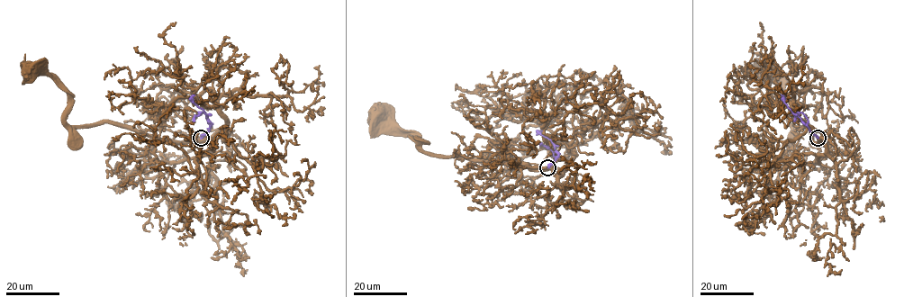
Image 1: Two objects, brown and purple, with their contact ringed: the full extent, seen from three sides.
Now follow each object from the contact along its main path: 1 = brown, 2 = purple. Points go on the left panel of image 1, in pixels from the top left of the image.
1: (201, 138), (163, 140), (109, 122), (72, 129), (65, 121), (64, 87), (46, 75), (31, 73)
2: (201, 138), (209, 130), (210, 121), (194, 103), (194, 94)

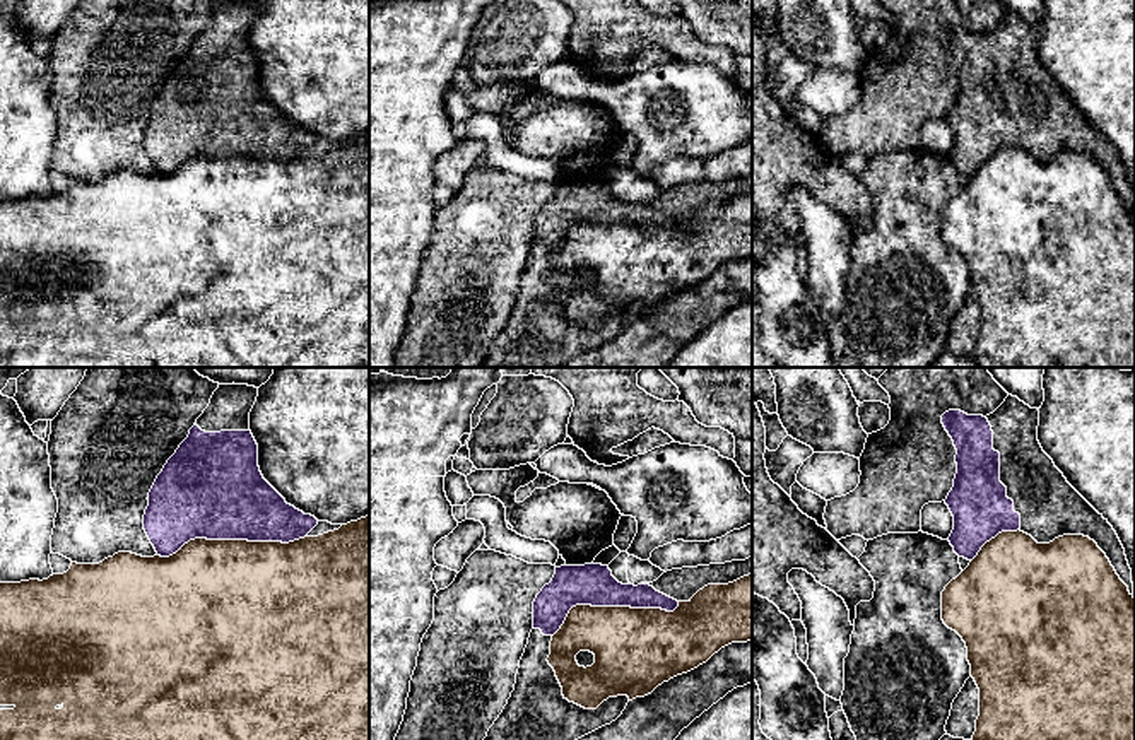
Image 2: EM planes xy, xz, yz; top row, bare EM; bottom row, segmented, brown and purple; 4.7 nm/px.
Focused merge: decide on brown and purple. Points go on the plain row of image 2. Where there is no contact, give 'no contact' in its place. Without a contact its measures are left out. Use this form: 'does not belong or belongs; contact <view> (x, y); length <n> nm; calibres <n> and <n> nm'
does not belong; contact xy (231, 158); length 700 nm; calibres 500 and 460 nm

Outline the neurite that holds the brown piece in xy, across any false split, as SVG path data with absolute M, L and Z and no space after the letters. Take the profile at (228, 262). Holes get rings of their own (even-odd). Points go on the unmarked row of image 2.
M368 132L368 133L366 133L366 135L361 135L361 137L357 137L357 138L350 138L350 140L347 140L347 142L342 142L342 144L340 144L340 145L338 145L338 147L333 147L333 149L328 149L328 150L323 150L323 152L318 152L318 154L304 154L304 156L299 156L299 157L294 157L294 159L289 159L289 161L282 161L282 159L248 159L248 157L207 157L207 156L195 156L195 157L190 157L190 159L188 159L188 161L185 161L185 162L183 162L183 164L181 164L181 166L179 166L179 167L178 167L178 169L176 169L176 171L173 171L173 173L169 173L169 174L161 174L161 173L154 173L154 174L142 174L142 173L137 173L137 171L132 171L132 169L118 169L118 171L115 171L115 173L113 173L113 174L108 174L108 176L104 176L104 178L103 178L103 179L99 179L99 181L77 181L77 179L72 179L72 183L70 183L70 186L68 186L68 188L67 188L67 190L63 190L63 191L53 191L53 193L50 193L50 195L48 195L48 197L43 197L43 198L39 198L39 197L29 197L29 198L21 198L21 200L0 200L0 323L2 323L2 326L0 326L0 367L369 367L369 132Z

